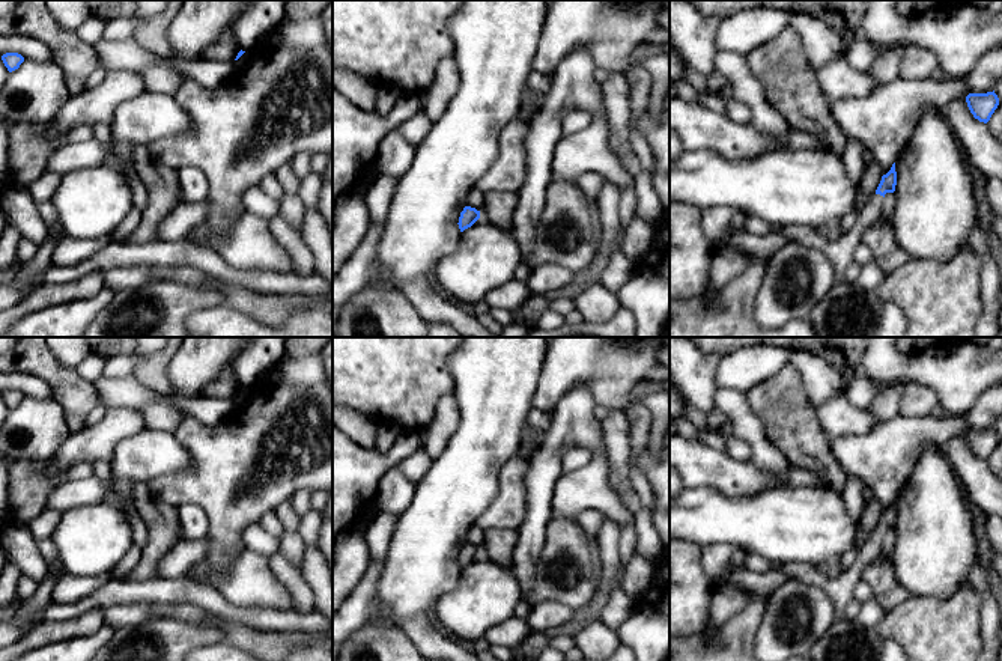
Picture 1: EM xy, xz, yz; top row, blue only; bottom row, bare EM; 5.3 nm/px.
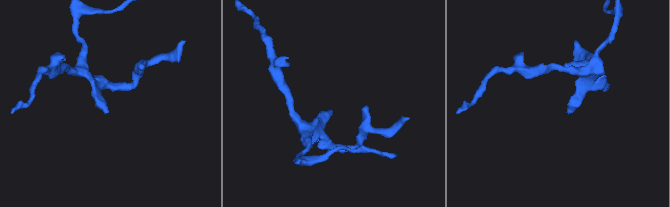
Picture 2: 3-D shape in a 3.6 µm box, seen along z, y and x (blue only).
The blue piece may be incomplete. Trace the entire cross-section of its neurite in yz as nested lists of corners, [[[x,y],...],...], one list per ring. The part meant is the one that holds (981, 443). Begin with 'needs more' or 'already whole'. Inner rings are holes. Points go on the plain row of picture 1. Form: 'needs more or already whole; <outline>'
already whole; [[[994,428],[987,431],[969,431],[966,440],[973,455],[987,461],[999,443],[999,435]]]

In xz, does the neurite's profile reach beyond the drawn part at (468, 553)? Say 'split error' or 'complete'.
complete

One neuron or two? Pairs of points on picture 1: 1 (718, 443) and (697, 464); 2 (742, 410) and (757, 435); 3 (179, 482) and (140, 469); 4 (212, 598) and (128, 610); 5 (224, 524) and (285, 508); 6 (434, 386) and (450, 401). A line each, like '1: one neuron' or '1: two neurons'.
1: two neurons
2: one neuron
3: two neurons
4: two neurons
5: two neurons
6: two neurons

